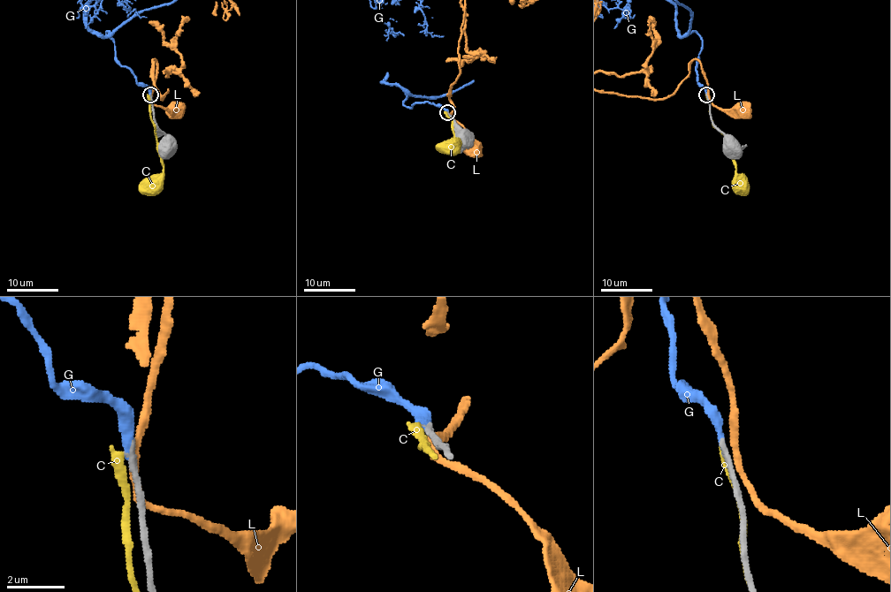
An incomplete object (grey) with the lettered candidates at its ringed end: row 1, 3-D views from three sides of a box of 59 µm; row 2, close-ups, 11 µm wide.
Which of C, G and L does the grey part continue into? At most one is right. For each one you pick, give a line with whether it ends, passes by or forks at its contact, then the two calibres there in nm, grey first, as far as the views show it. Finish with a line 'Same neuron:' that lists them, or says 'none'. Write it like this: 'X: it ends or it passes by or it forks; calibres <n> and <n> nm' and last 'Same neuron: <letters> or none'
G: it ends; calibres 220 and 240 nm
Same neuron: G

